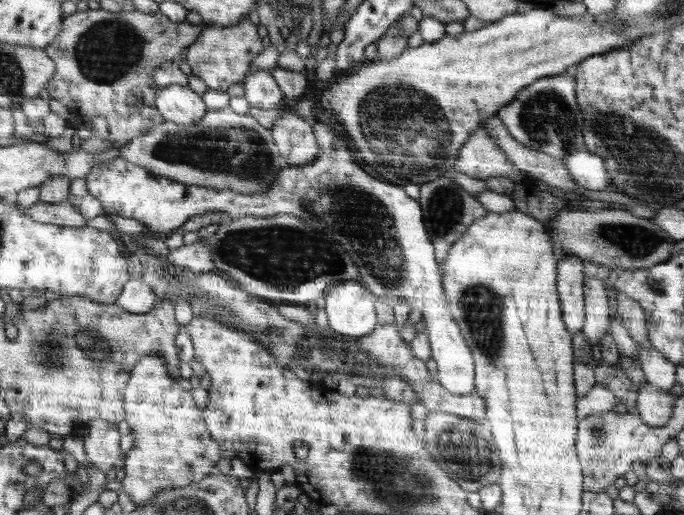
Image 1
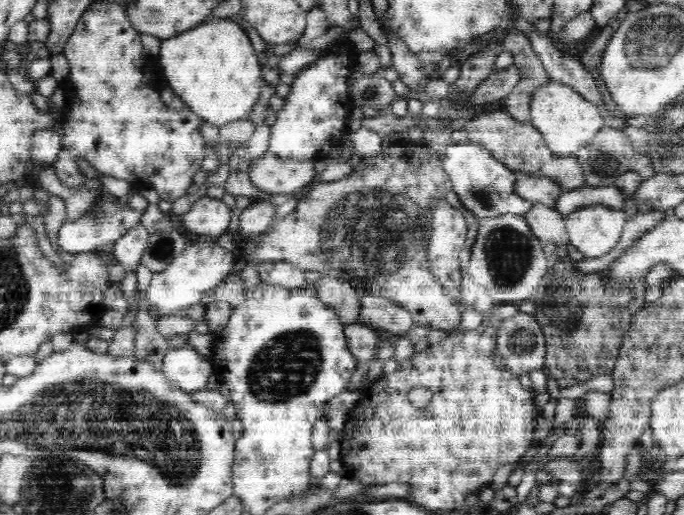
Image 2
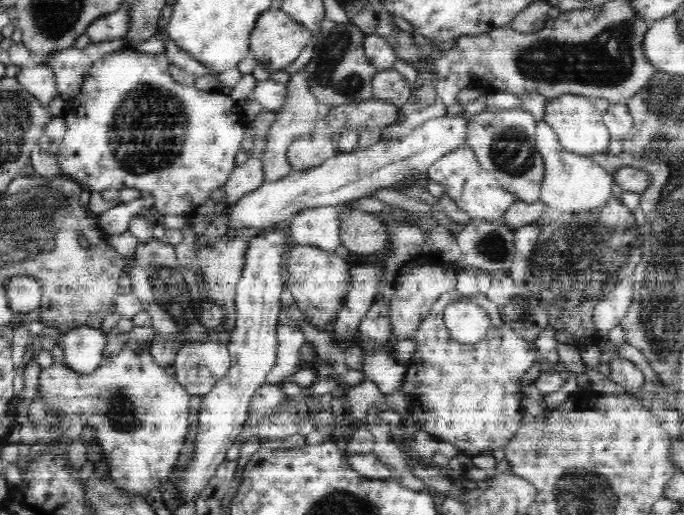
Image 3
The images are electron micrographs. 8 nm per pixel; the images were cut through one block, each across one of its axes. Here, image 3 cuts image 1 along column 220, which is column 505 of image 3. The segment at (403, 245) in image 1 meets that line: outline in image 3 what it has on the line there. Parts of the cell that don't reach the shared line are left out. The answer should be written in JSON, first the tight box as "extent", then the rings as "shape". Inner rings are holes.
{"extent":[426,145,518,221],"shape":[[[467,145],[460,146],[439,158],[439,161],[428,167],[426,174],[428,174],[428,178],[432,178],[431,182],[442,184],[446,194],[459,208],[468,213],[472,221],[502,221],[509,207],[518,200],[513,193],[507,192],[500,186],[491,173],[484,171],[484,168],[478,163],[475,152]]]}

